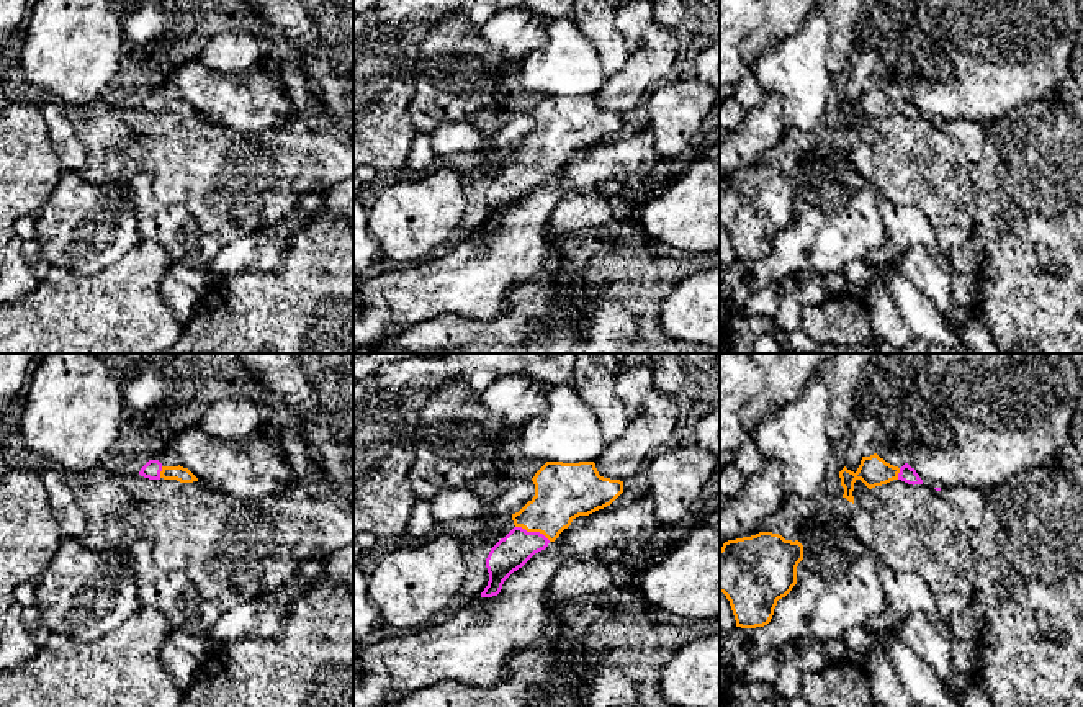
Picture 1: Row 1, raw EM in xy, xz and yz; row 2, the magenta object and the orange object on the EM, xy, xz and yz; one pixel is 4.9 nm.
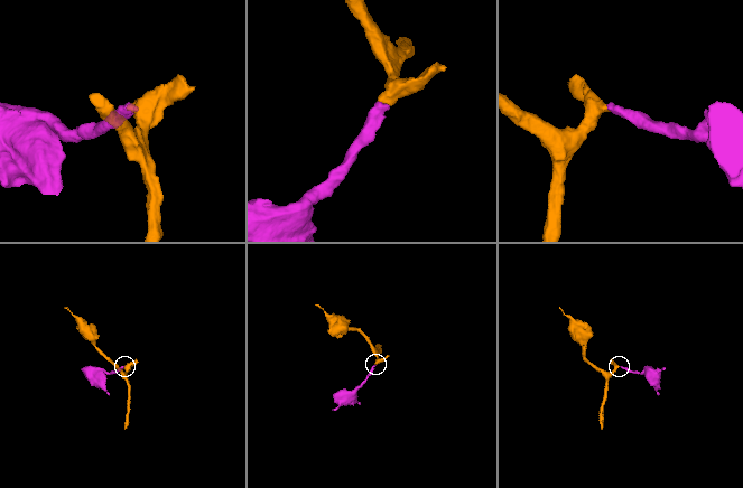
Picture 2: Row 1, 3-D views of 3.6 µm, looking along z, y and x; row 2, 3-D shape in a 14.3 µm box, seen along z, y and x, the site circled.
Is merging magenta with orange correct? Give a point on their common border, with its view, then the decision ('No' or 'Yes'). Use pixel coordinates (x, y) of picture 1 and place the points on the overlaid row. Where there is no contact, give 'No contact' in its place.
Touches magenta at xz (534, 532). Yes

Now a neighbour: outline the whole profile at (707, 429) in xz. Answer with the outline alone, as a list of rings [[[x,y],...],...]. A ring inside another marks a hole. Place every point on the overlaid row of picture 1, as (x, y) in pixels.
[[[720,404],[707,408],[695,424],[694,442],[720,457]]]

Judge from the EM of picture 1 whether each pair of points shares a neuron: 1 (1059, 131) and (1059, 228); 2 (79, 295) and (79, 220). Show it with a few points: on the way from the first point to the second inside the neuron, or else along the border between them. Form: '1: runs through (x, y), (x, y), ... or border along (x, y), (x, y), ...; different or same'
1: runs through (1056, 156), (1047, 164), (1056, 203); same
2: border along (115, 261), (92, 274), (74, 274), (51, 267); different

